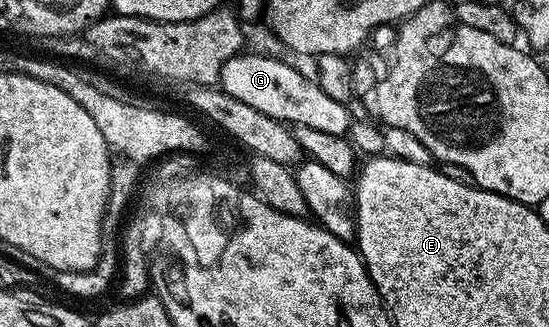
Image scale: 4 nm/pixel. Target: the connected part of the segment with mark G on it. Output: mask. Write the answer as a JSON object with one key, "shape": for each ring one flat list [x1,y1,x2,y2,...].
{"shape":[[248,52,228,58,220,81,222,91,252,106,252,110,268,114,268,118,276,118,287,126,299,124,312,126,312,130,324,130,324,134,347,135,352,121,347,105,330,98,318,81,309,75,306,77,300,69,274,56,257,56]]}

